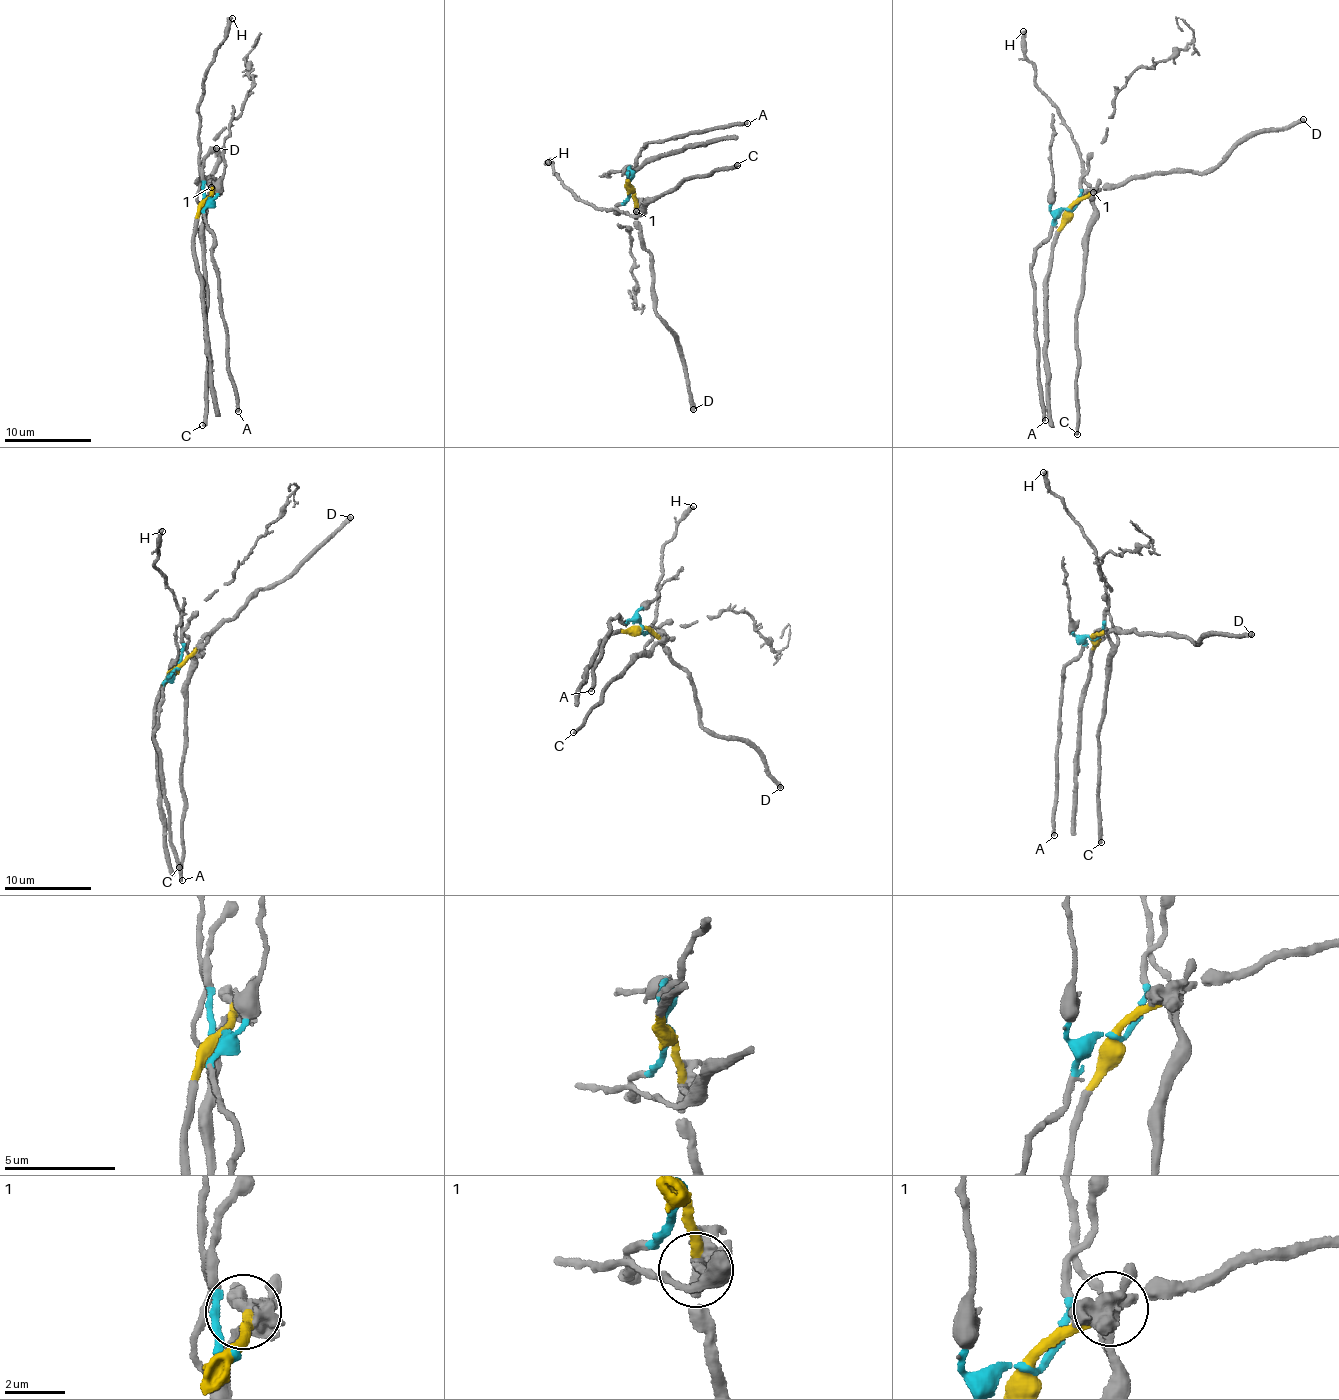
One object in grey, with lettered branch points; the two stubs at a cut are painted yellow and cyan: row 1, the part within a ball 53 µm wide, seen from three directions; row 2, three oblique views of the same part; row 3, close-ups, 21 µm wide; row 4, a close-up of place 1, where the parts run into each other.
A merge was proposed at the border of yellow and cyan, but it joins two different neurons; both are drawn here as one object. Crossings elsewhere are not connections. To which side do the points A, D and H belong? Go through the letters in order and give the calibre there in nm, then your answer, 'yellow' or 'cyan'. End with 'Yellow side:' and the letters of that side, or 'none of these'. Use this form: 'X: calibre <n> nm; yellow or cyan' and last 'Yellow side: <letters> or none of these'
A: calibre 240 nm; cyan
D: calibre 360 nm; yellow
H: calibre 360 nm; cyan
Yellow side: D

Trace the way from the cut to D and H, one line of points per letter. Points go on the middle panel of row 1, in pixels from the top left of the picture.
D: (631, 188), (640, 236), (650, 256), (653, 309), (673, 329), (683, 356), (693, 410)
H: (631, 188), (623, 203), (604, 210), (595, 208), (573, 195), (555, 173), (553, 164), (546, 165), (548, 161)

